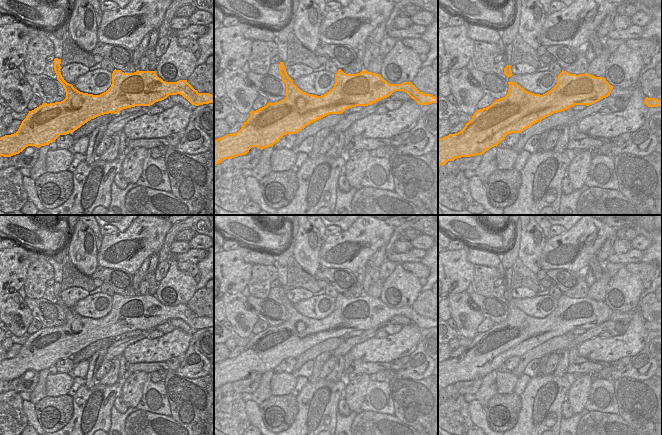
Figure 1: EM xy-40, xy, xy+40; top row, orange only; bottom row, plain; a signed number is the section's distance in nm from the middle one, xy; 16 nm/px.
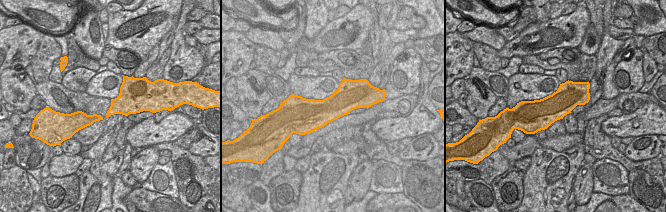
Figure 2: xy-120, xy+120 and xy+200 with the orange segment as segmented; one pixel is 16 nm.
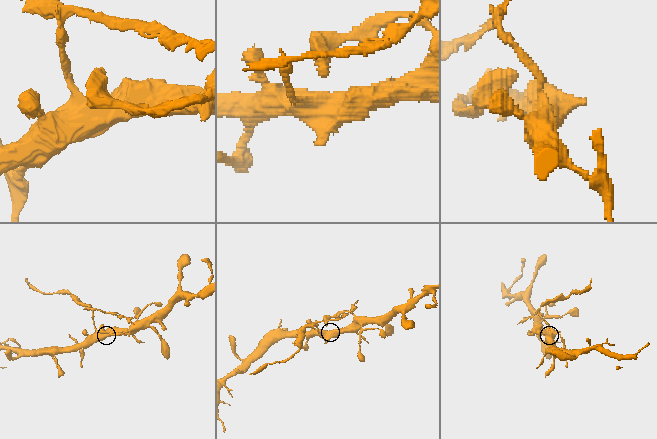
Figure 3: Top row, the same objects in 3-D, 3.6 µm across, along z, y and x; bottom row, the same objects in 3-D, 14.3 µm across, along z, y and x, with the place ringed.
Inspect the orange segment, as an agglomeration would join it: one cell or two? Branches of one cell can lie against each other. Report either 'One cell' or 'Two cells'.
Two cells.

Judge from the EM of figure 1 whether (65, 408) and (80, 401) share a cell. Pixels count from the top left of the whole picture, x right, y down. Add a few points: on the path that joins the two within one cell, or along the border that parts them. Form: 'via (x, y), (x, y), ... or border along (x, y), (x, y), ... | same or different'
border along (72, 397), (72, 417), (66, 424) | different

